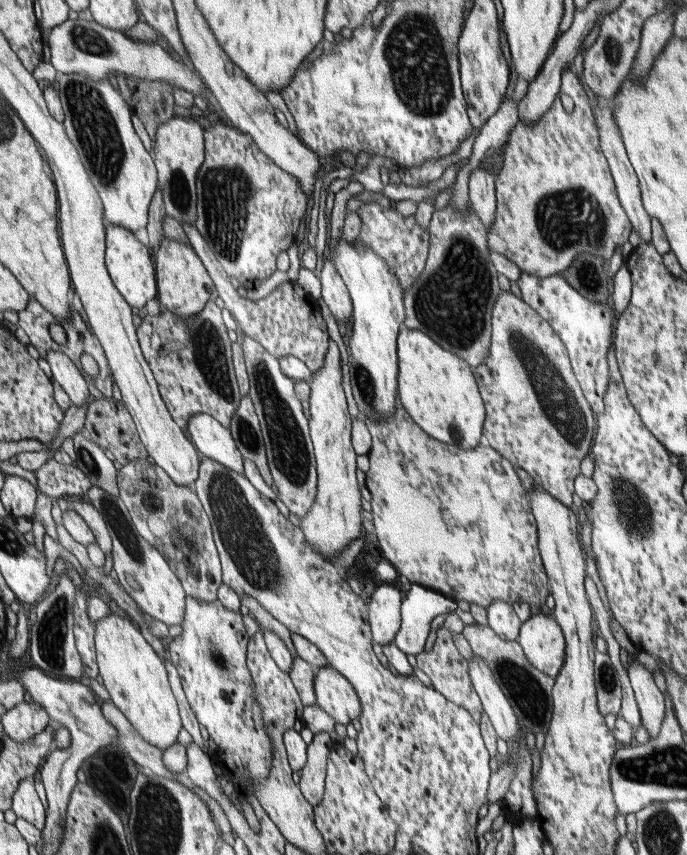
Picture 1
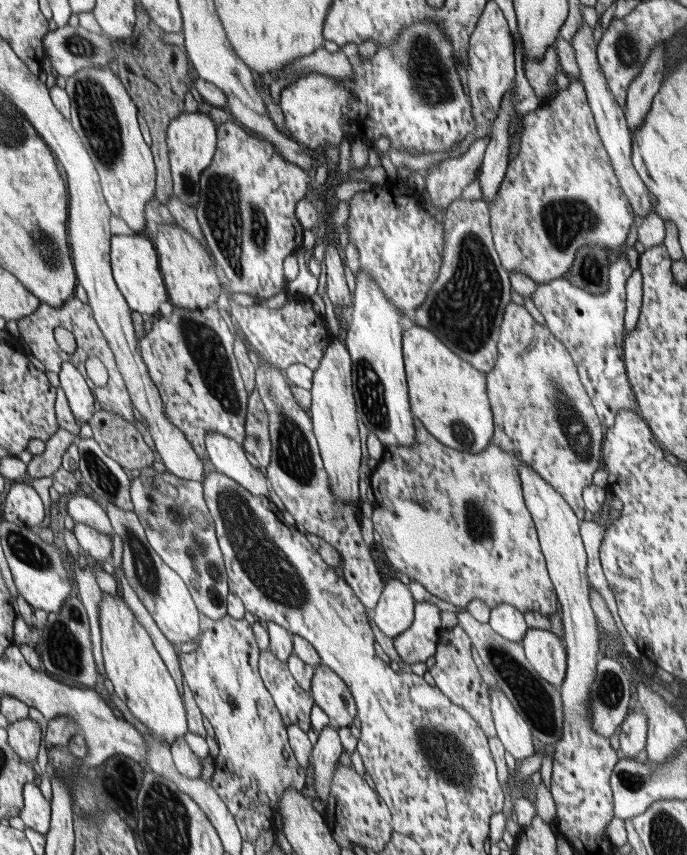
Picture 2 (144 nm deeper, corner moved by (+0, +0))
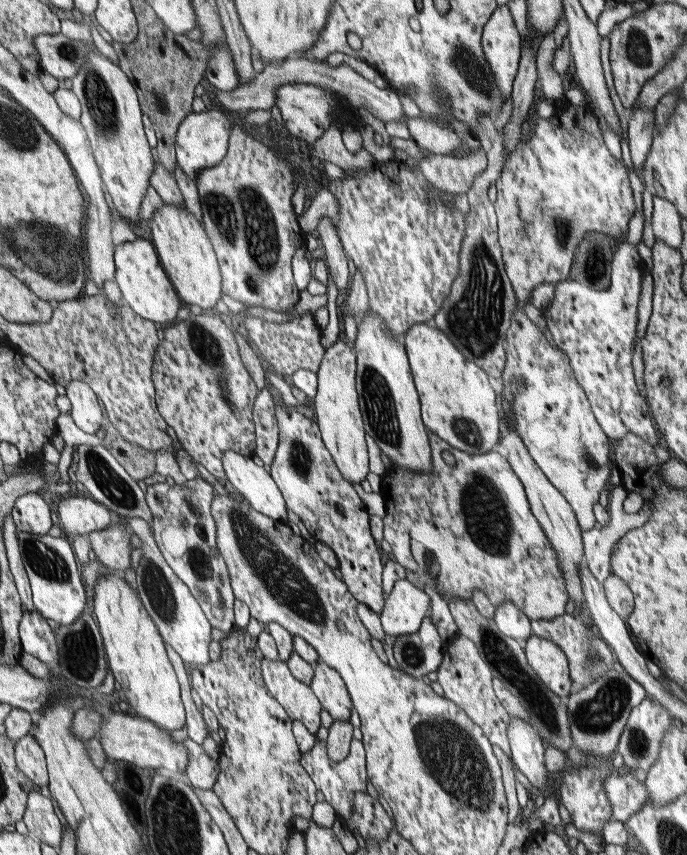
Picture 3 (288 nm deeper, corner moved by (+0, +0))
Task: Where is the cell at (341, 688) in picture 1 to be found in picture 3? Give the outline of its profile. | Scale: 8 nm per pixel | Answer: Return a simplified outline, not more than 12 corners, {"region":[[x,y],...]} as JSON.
{"region":[[313,666],[309,686],[333,722],[349,722],[351,696],[341,674]]}

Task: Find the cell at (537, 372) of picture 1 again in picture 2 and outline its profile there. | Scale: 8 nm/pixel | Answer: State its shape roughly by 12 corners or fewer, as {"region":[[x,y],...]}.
{"region":[[519,304],[485,372],[491,440],[581,522],[603,426]]}

